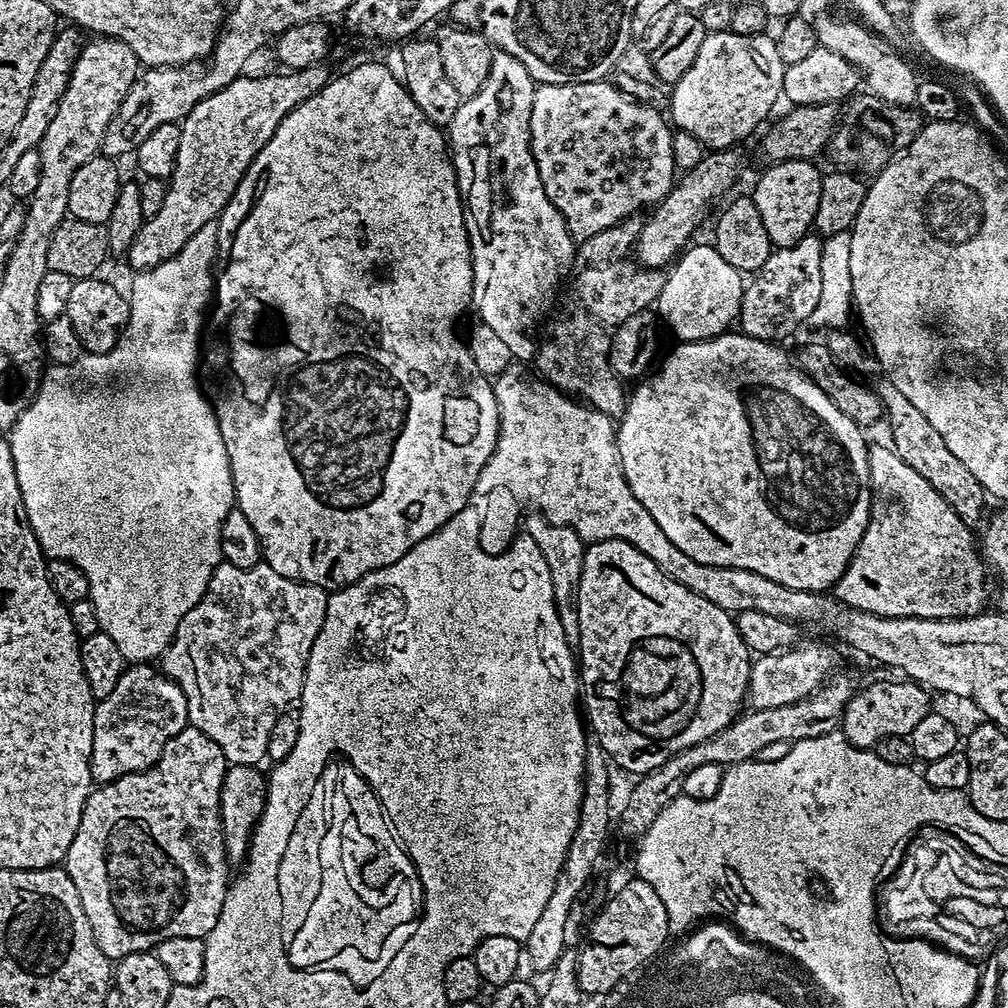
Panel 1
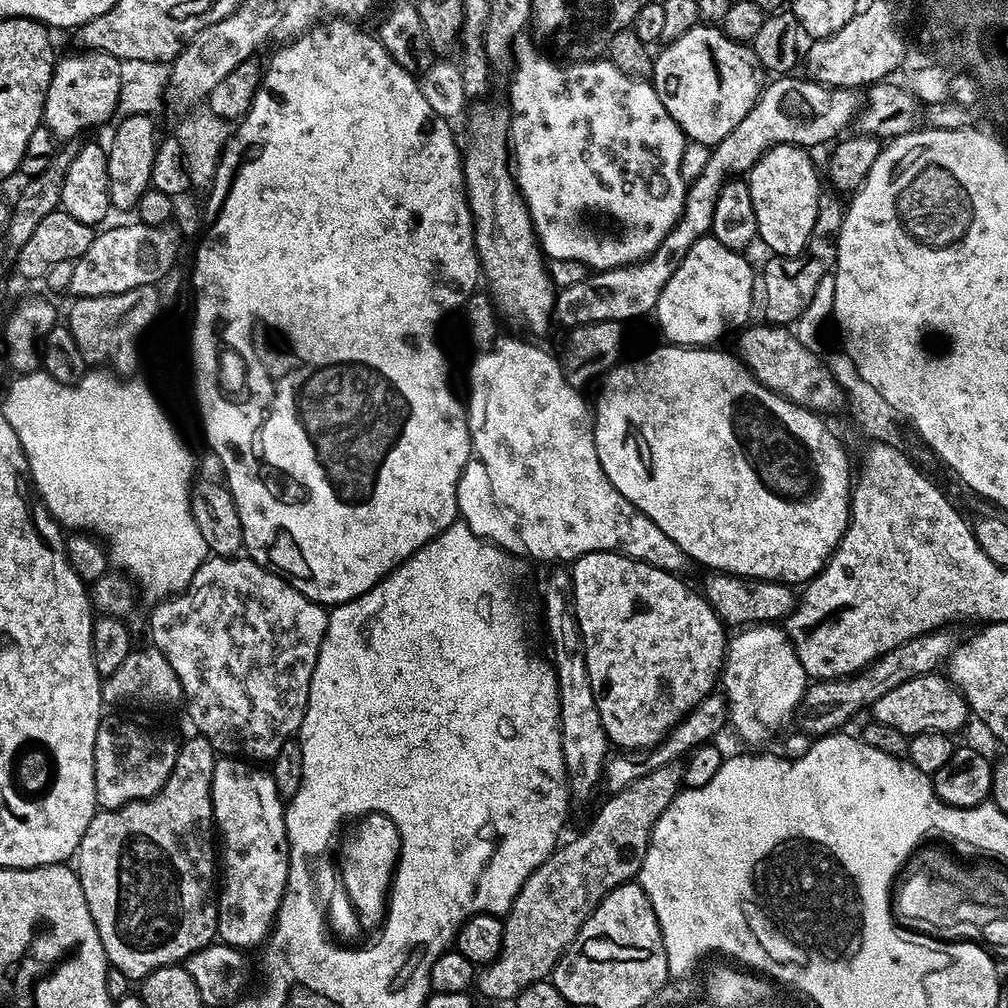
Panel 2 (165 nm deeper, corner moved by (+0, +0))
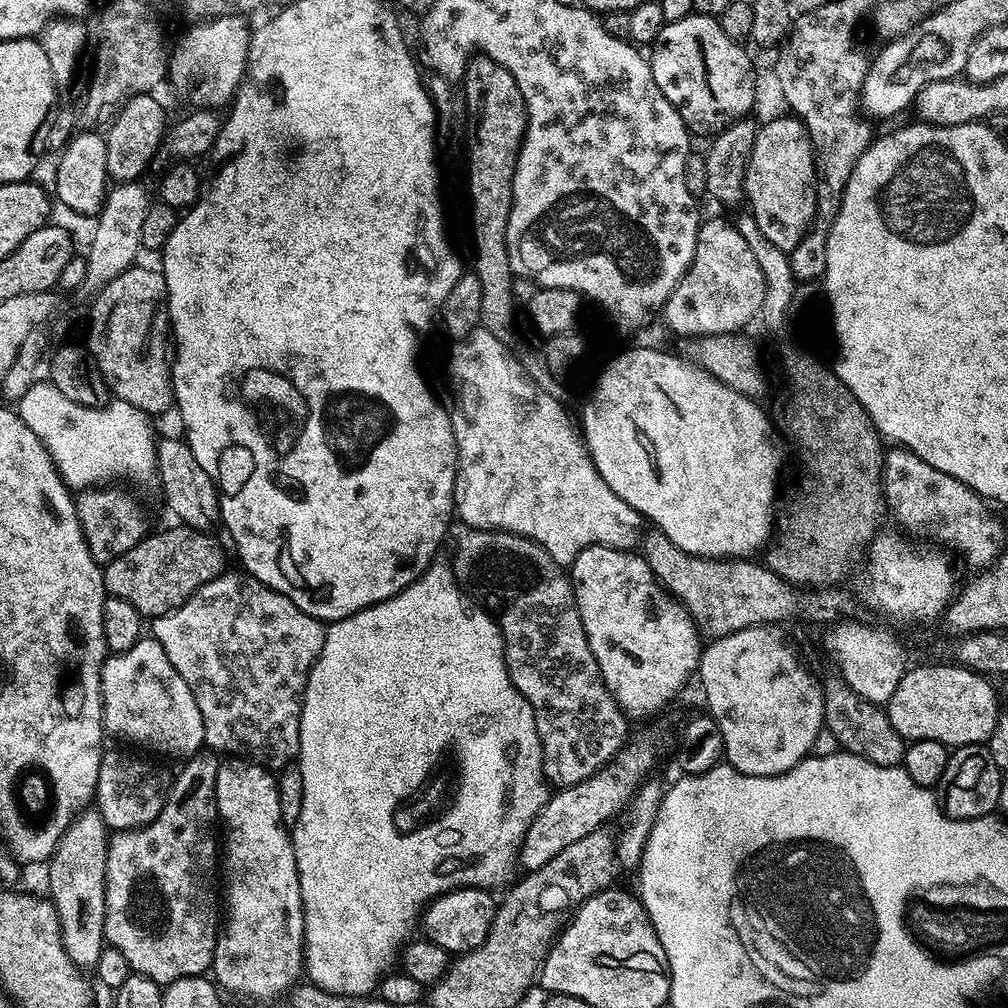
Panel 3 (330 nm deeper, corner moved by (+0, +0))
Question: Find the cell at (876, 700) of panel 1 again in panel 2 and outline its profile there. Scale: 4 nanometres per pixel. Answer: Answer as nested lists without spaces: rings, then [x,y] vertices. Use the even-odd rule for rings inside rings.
[[[929,674],[910,678],[910,682],[894,686],[890,694],[882,694],[882,698],[878,698],[878,702],[872,704],[870,715],[875,723],[894,726],[902,730],[904,736],[911,738],[919,732],[956,734],[956,731],[970,720],[970,709],[964,695],[952,685],[951,680],[940,674]]]

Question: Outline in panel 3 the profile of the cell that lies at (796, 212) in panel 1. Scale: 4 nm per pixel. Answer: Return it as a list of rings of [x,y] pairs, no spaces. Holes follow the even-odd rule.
[[[785,114],[769,124],[759,125],[754,150],[748,156],[744,195],[758,229],[790,254],[807,234],[816,212],[816,153],[812,151],[812,140],[803,120]]]

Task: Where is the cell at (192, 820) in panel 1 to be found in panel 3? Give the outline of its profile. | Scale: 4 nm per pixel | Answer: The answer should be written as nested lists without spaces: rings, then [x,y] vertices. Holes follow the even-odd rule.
[[[201,750],[187,757],[183,761],[184,769],[176,776],[176,781],[171,781],[168,798],[162,806],[162,814],[145,828],[129,828],[115,833],[108,841],[108,858],[106,860],[106,922],[104,923],[104,939],[109,945],[118,950],[130,962],[133,973],[138,976],[150,978],[161,986],[173,984],[178,978],[205,975],[212,967],[218,925],[222,916],[216,913],[216,884],[218,888],[218,848],[216,852],[216,824],[218,828],[218,813],[216,811],[216,787],[218,786],[218,770],[222,760],[217,753],[211,750]]]

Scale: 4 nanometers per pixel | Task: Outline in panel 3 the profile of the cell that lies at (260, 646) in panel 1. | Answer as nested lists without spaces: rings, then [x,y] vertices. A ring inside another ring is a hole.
[[[228,570],[224,575],[206,582],[186,603],[172,612],[167,612],[165,616],[155,617],[150,624],[151,639],[159,642],[162,650],[166,650],[166,658],[170,658],[170,666],[174,666],[178,674],[182,674],[186,686],[190,686],[190,694],[194,694],[194,702],[198,702],[198,710],[202,714],[204,723],[205,745],[217,754],[250,760],[269,770],[287,768],[300,755],[300,705],[304,698],[304,688],[308,685],[308,672],[312,669],[312,663],[320,656],[324,645],[325,631],[325,625],[321,621],[298,610],[298,606],[294,606],[290,598],[278,594],[272,588],[267,588],[262,582],[258,582],[258,578],[248,575],[243,570],[237,570],[237,572]]]

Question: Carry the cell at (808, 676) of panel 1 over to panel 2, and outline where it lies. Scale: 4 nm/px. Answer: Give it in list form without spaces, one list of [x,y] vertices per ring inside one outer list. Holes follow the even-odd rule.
[[[713,694],[702,698],[702,702],[698,702],[698,706],[694,706],[694,710],[690,710],[685,714],[678,723],[669,730],[667,736],[647,753],[648,756],[644,760],[644,764],[639,764],[632,754],[616,754],[609,759],[604,766],[604,774],[602,777],[603,787],[609,793],[620,792],[626,786],[630,786],[630,782],[634,782],[642,774],[646,774],[649,768],[657,768],[658,766],[666,766],[667,764],[675,764],[683,761],[695,748],[701,748],[703,744],[709,743],[719,734],[723,728],[729,723],[728,719],[728,701],[723,695]]]

